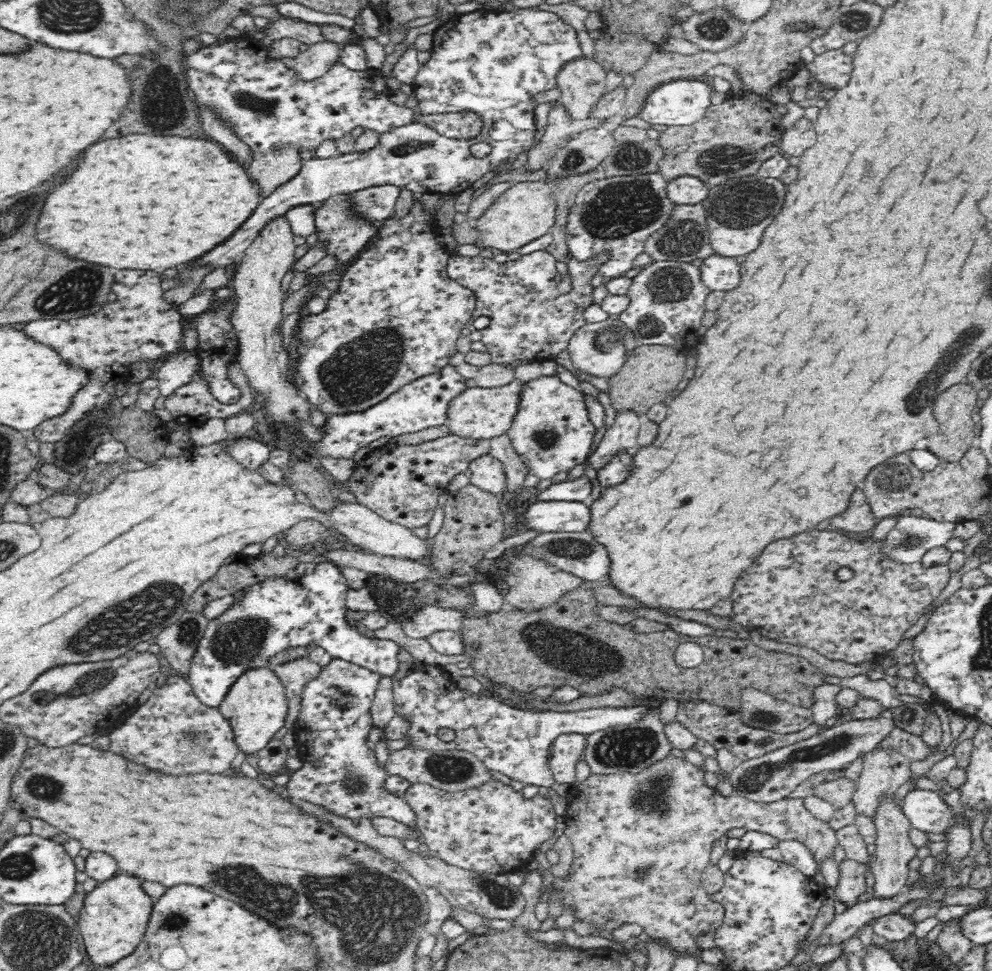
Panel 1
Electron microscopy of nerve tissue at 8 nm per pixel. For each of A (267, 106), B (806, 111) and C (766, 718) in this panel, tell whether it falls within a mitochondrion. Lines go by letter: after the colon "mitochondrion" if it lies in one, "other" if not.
A: mitochondrion
B: other
C: mitochondrion

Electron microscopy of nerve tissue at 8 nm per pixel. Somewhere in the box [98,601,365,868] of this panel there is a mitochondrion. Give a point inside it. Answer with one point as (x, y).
(239, 642)

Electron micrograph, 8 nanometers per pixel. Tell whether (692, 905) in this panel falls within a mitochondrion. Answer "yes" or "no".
no

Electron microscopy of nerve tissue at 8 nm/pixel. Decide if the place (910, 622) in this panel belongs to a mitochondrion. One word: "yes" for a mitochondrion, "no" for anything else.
no

